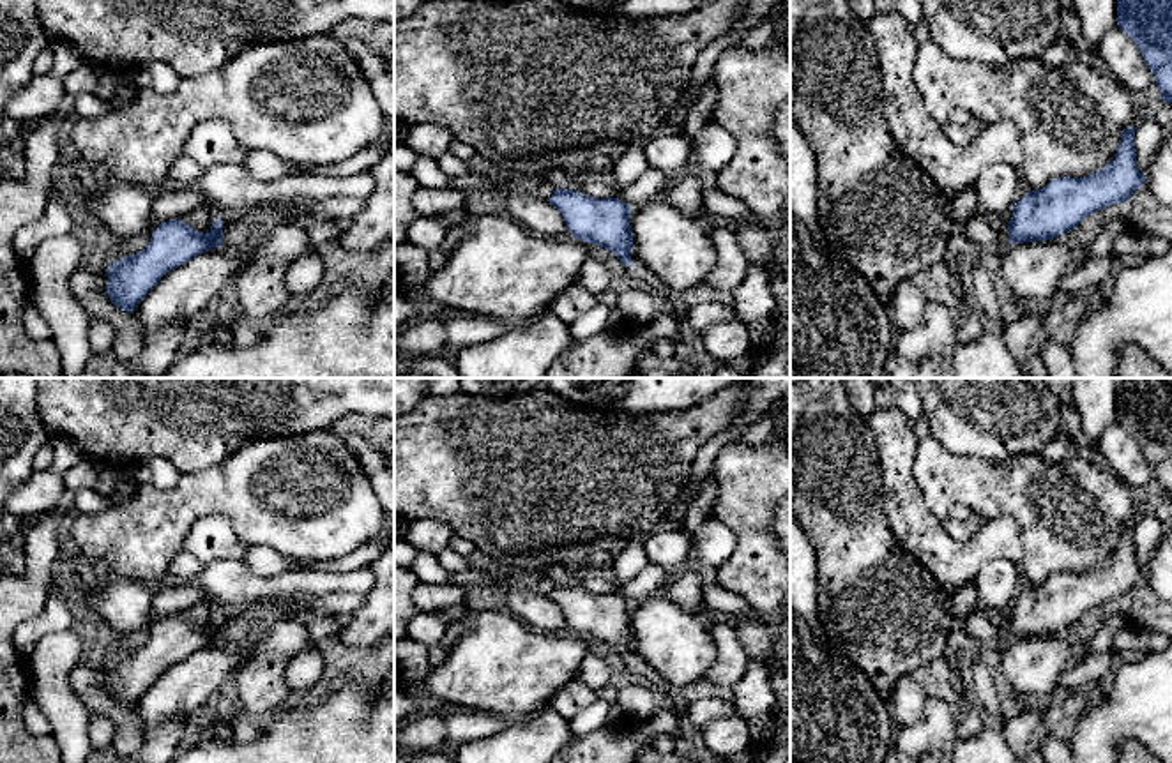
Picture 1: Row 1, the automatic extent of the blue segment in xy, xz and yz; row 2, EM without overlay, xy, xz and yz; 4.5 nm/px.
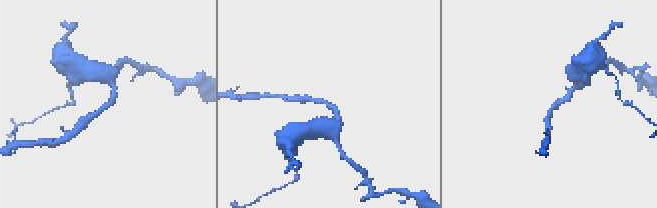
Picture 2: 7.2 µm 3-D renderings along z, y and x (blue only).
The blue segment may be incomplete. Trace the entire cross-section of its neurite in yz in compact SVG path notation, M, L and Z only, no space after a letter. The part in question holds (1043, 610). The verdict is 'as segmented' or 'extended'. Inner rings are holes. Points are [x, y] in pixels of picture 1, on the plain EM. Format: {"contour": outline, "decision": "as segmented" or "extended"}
{"contour": "M1137 523L1123 526L1115 555L1103 565L1084 574L1052 576L1015 599L1013 615L1008 618L1009 639L1054 636L1087 611L1128 599L1145 579L1145 570L1137 563L1135 526Z", "decision": "as segmented"}

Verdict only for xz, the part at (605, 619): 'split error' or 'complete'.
complete

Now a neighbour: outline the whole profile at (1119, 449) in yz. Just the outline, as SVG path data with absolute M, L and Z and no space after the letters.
M1114 422L1103 431L1098 450L1108 463L1110 472L1130 487L1140 489L1156 480L1154 470L1145 459L1140 445L1119 422Z

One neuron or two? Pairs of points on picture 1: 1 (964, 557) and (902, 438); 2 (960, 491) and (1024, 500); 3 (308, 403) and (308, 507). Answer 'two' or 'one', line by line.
1: one
2: one
3: two

